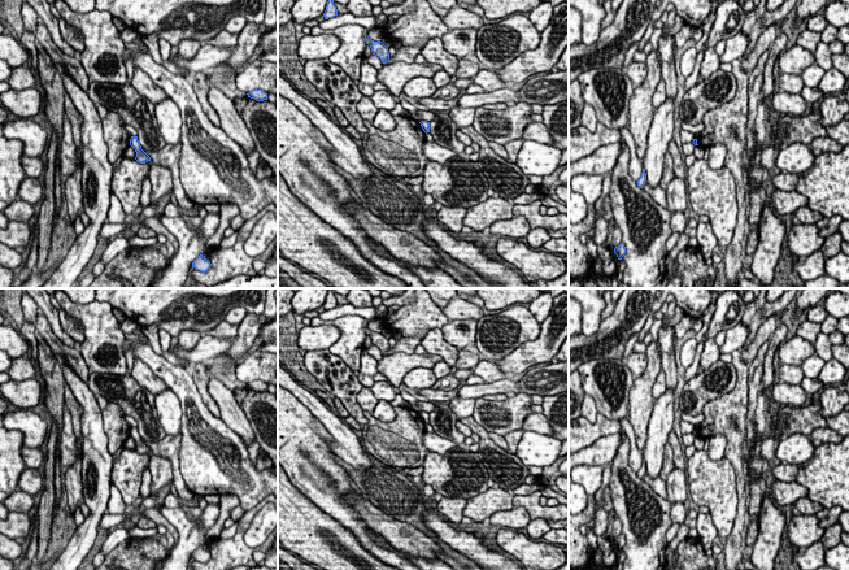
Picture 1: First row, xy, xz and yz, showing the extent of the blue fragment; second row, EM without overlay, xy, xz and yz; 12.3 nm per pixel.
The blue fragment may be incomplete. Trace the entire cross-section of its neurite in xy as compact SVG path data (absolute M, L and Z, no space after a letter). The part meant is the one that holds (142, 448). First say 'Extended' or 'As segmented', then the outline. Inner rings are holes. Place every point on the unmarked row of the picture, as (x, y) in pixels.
As segmented. M131 427L130 436L135 440L136 448L135 451L140 454L145 454L147 452L151 452L151 448L142 440L142 436L138 431L138 427Z

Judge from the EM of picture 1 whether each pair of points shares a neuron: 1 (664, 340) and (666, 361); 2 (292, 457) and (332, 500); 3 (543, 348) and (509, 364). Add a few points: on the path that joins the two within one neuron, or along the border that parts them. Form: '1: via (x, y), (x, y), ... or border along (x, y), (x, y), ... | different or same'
1: border along (674, 348), (670, 352), (662, 352) | different
2: via (303, 466), (326, 490) | same
3: via (535, 352), (517, 361) | same

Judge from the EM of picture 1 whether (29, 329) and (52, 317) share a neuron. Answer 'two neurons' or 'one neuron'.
one neuron

